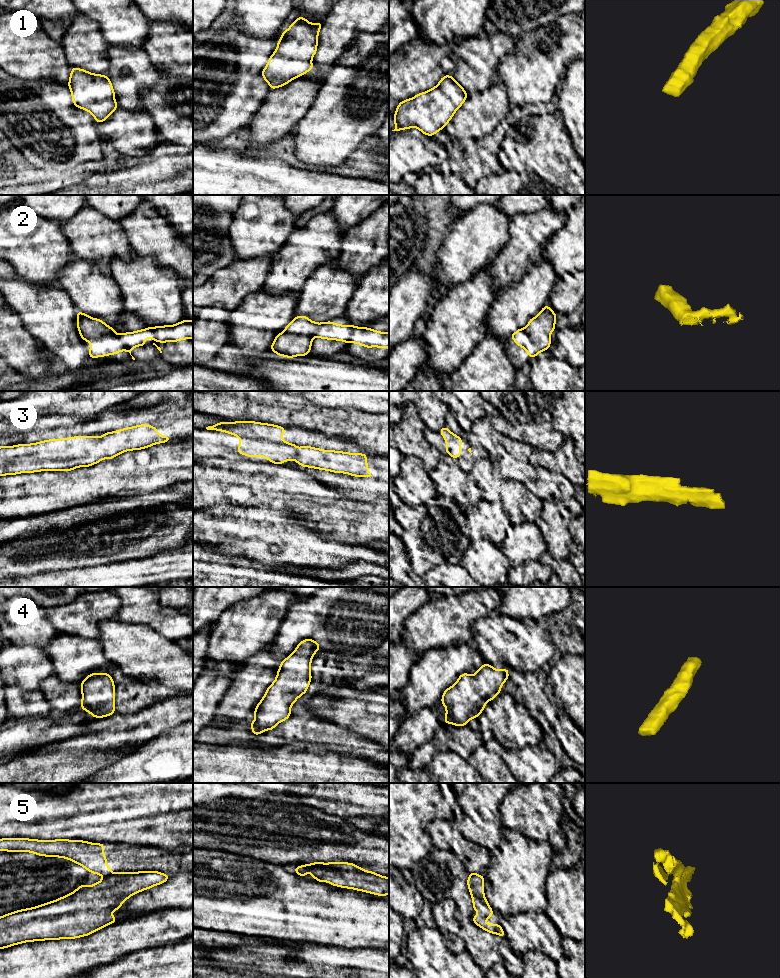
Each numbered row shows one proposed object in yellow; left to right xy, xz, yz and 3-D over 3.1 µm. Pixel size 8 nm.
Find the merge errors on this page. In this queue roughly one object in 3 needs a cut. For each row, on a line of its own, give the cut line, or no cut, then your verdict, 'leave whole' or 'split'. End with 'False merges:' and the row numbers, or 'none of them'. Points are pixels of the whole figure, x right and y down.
1: cut none; leave whole
2: cut none; leave whole
3: cut none; leave whole
4: cut none; leave whole
5: cut xy (114, 873), (108, 875); split
False merges: 5

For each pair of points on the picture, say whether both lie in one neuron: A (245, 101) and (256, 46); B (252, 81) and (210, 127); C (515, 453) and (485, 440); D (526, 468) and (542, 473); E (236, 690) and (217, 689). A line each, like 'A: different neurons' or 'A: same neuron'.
A: same neuron
B: same neuron
C: same neuron
D: different neurons
E: different neurons

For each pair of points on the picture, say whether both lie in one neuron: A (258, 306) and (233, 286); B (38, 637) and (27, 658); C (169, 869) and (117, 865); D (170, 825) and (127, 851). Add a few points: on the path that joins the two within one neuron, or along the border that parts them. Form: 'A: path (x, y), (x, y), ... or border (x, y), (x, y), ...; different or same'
A: border (262, 289), (249, 293), (230, 311); different
B: border (11, 642), (16, 645), (38, 646), (43, 649); different
C: path (156, 861), (130, 861); same
D: border (115, 842), (155, 845), (161, 849); different

